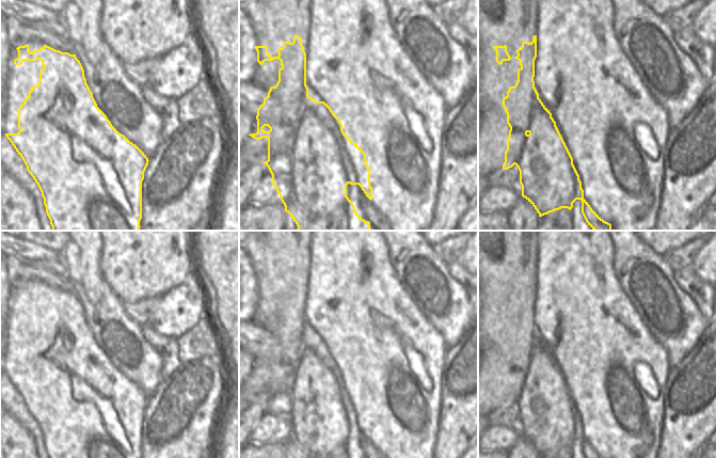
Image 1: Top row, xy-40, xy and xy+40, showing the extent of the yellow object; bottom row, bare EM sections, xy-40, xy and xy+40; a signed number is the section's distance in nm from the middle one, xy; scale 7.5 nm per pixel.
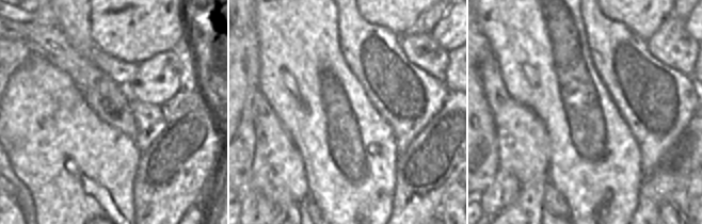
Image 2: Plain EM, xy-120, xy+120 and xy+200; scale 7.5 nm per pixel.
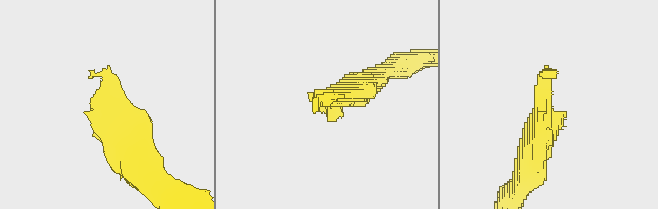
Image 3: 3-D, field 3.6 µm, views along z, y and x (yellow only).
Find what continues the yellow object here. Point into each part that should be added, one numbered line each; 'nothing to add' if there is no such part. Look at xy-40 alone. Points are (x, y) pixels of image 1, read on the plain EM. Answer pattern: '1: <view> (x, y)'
1: xy-40 (149, 393)

